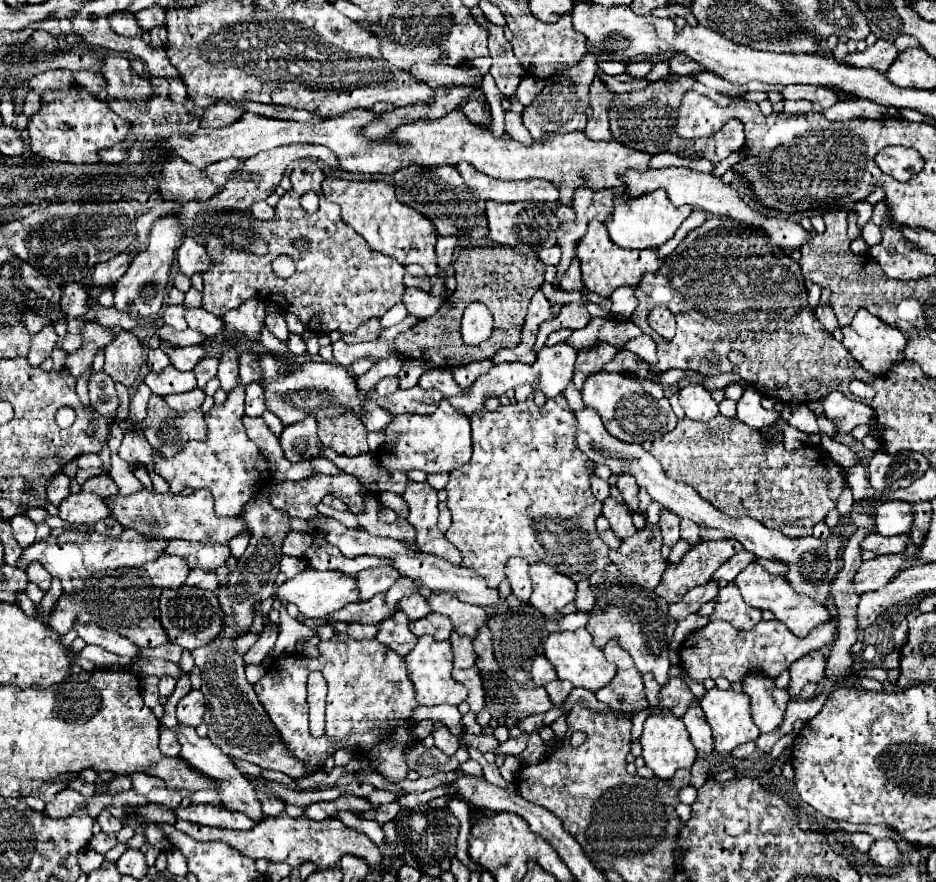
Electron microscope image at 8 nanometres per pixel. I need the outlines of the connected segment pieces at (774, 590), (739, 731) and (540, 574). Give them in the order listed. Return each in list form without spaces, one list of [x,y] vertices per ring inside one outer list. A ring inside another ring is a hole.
[[[751,562],[751,566],[745,566],[739,576],[735,578],[735,586],[739,588],[743,600],[749,606],[755,606],[759,610],[771,610],[775,614],[777,620],[781,620],[797,638],[803,638],[809,634],[809,630],[813,630],[817,624],[829,620],[829,612],[823,604],[813,602],[811,598],[807,598],[805,594],[795,594],[787,580],[783,576],[773,576],[769,574],[761,564]]]
[[[711,688],[699,704],[713,730],[715,750],[719,754],[729,754],[739,744],[751,742],[759,736],[759,728],[751,720],[747,694]]]
[[[535,562],[529,566],[529,576],[533,580],[533,594],[531,604],[551,622],[559,622],[563,618],[561,610],[575,600],[577,584],[559,574],[553,566],[545,562]]]

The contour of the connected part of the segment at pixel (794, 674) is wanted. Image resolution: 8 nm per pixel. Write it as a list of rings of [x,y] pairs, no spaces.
[[[811,652],[811,654],[799,658],[799,662],[795,662],[789,668],[791,682],[785,688],[787,694],[791,696],[791,700],[799,696],[799,690],[807,682],[821,682],[823,680],[823,672],[825,672],[825,656],[821,652]]]

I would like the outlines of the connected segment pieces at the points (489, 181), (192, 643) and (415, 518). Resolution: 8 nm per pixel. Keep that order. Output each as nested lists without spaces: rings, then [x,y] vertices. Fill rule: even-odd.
[[[457,164],[459,174],[471,186],[479,198],[493,202],[521,202],[521,200],[541,200],[555,202],[559,198],[559,190],[553,182],[547,180],[495,180],[485,174],[479,174],[471,164]]]
[[[183,584],[179,590],[163,590],[161,624],[173,644],[179,644],[185,650],[195,650],[211,642],[211,638],[219,638],[219,630],[225,626],[225,614],[219,610],[219,598],[215,592]]]
[[[409,482],[403,498],[409,504],[409,522],[415,526],[419,548],[451,564],[461,564],[459,550],[437,528],[437,490],[427,482]]]

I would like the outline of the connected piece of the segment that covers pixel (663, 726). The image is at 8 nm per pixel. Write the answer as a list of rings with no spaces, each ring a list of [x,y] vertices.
[[[661,710],[657,716],[649,716],[643,724],[643,734],[641,734],[641,746],[643,746],[643,760],[645,766],[655,772],[657,778],[669,780],[679,768],[691,768],[693,762],[697,760],[697,750],[693,748],[687,728],[683,720],[675,718],[669,710]]]

